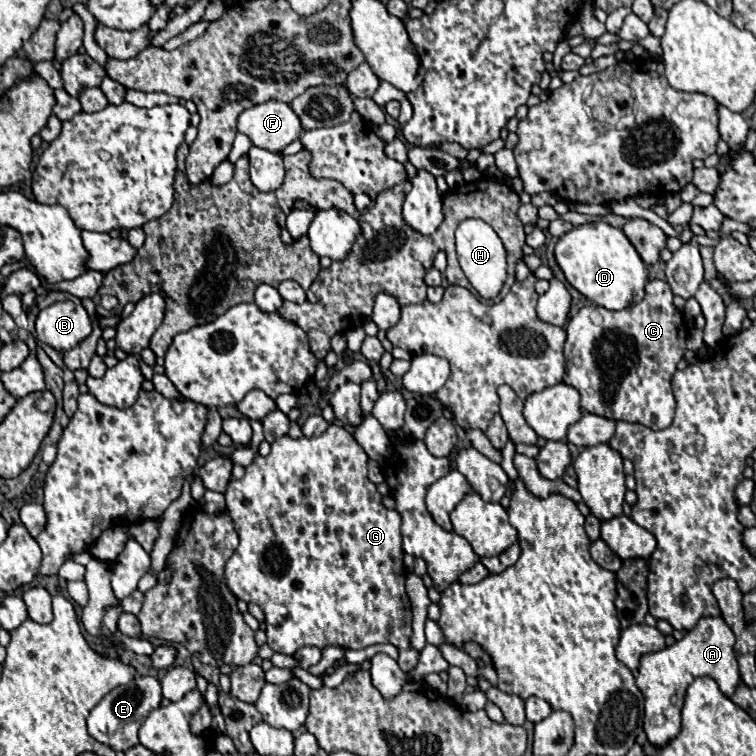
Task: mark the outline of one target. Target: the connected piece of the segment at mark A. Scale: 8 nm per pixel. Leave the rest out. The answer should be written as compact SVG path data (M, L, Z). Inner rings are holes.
M704 617L674 645L664 647L658 653L642 655L636 685L646 697L644 731L652 745L662 747L664 743L668 743L668 739L674 739L680 733L680 711L686 687L696 677L704 675L712 677L726 697L730 697L740 683L738 661L734 655L734 635L722 617Z

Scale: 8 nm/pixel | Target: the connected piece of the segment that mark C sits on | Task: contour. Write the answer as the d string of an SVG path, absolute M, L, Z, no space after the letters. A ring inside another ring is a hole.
M648 281L646 297L622 311L608 311L600 305L582 307L566 325L566 373L564 383L574 387L582 397L582 409L594 415L602 415L614 421L642 423L650 429L666 429L674 419L674 395L670 379L676 371L676 363L686 351L686 333L680 333L684 323L682 313L672 303L672 289L666 281Z

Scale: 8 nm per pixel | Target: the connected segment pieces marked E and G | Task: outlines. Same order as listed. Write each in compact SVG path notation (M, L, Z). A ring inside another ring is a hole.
M136 677L132 679L128 685L120 685L116 689L112 689L92 711L88 717L88 733L108 745L110 749L114 749L116 753L122 751L126 753L128 749L136 747L138 741L138 729L142 727L144 719L148 717L148 713L152 709L156 709L160 705L162 699L162 691L160 691L160 681L154 677Z
M330 423L328 429L318 437L300 437L292 439L290 435L284 435L272 443L268 457L256 457L252 465L246 467L246 475L242 479L232 479L226 487L226 511L232 515L236 523L236 531L240 537L240 545L236 547L234 555L226 563L226 579L228 587L234 591L238 599L244 599L248 603L256 603L264 615L266 615L266 635L268 645L274 653L282 655L294 655L298 649L314 645L314 647L328 647L328 645L340 645L348 649L364 649L376 643L392 643L398 647L400 657L398 665L404 671L410 671L418 663L418 653L408 649L408 639L412 635L412 611L410 611L410 599L406 595L406 569L404 569L404 551L402 551L402 535L400 535L400 515L392 509L386 509L382 505L382 495L376 491L376 485L368 481L368 455L364 449L356 443L352 433L344 429L342 425Z

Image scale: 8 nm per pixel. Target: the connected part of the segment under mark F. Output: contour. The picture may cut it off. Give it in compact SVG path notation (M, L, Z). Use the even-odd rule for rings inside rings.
M268 101L240 113L238 131L256 147L280 153L286 145L300 137L302 127L298 115L288 103Z

